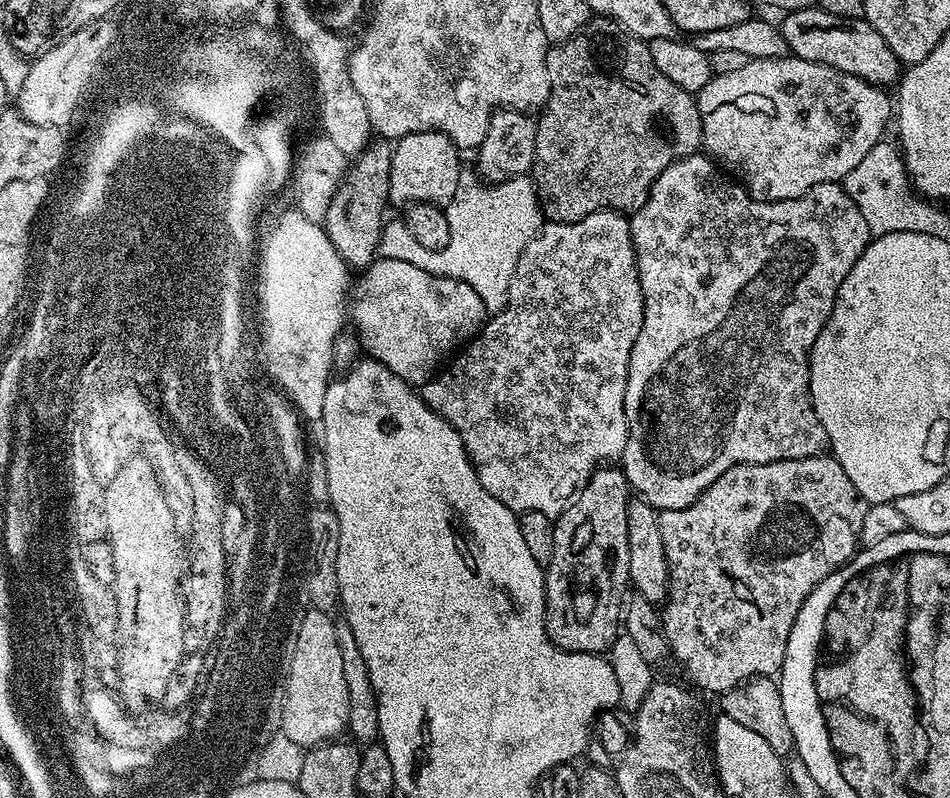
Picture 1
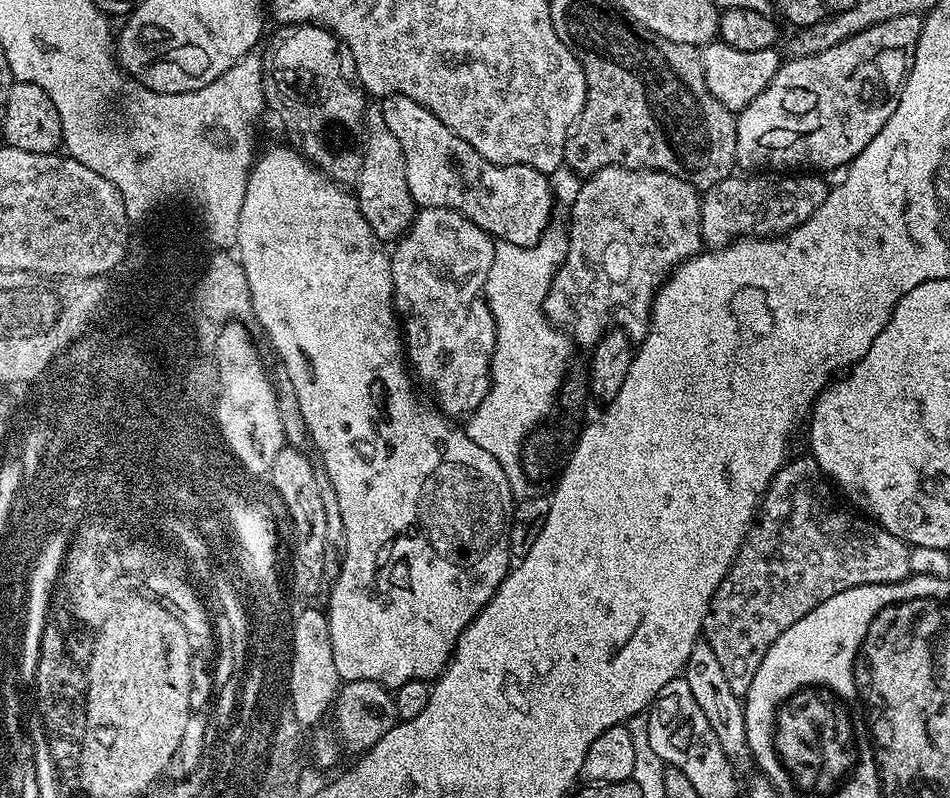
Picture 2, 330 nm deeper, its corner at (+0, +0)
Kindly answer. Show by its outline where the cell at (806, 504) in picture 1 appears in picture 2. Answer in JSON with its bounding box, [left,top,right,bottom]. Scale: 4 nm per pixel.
[703,454,913,698]

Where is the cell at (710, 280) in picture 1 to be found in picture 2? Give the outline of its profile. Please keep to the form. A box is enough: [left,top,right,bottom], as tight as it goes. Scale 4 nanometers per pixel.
[700,174,829,249]

